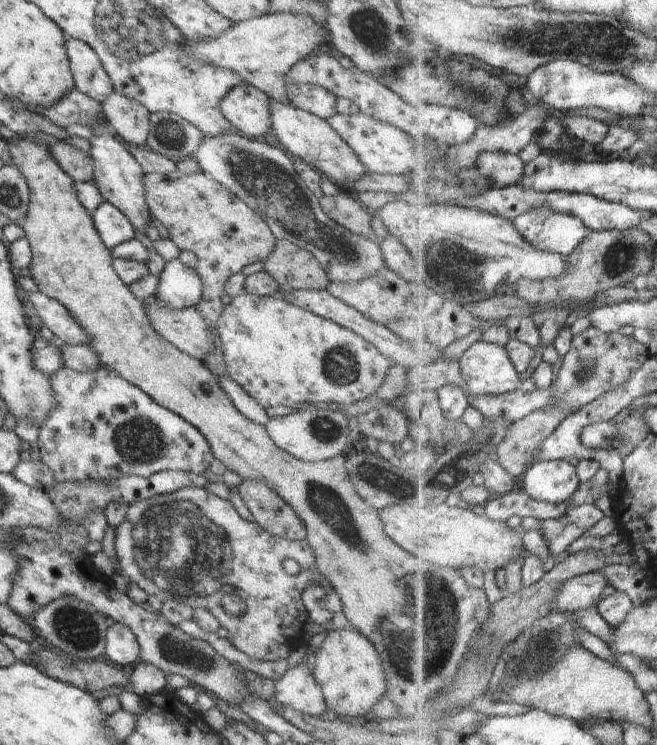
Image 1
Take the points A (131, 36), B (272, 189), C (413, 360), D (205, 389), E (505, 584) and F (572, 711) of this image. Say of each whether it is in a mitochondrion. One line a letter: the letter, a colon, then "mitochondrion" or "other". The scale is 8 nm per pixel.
A: mitochondrion
B: mitochondrion
C: other
D: other
E: other
F: other

